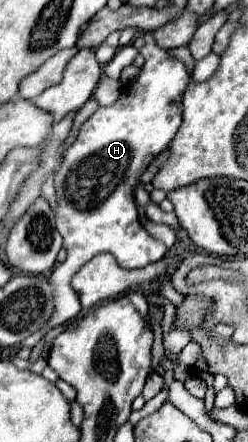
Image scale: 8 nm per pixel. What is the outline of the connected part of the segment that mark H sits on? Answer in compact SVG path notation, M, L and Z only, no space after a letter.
M146 33L144 39L146 45L140 53L146 63L142 73L120 93L118 101L110 107L98 107L84 121L56 173L56 229L64 239L68 257L50 273L54 313L40 331L24 341L26 347L33 348L50 329L80 313L82 307L78 303L78 295L74 295L70 279L92 257L110 253L122 269L140 269L160 261L166 253L166 247L150 237L142 227L132 193L152 159L162 153L176 135L182 123L182 95L190 85L192 75L188 67L171 56L168 50L158 49L155 41L150 39L150 33Z

